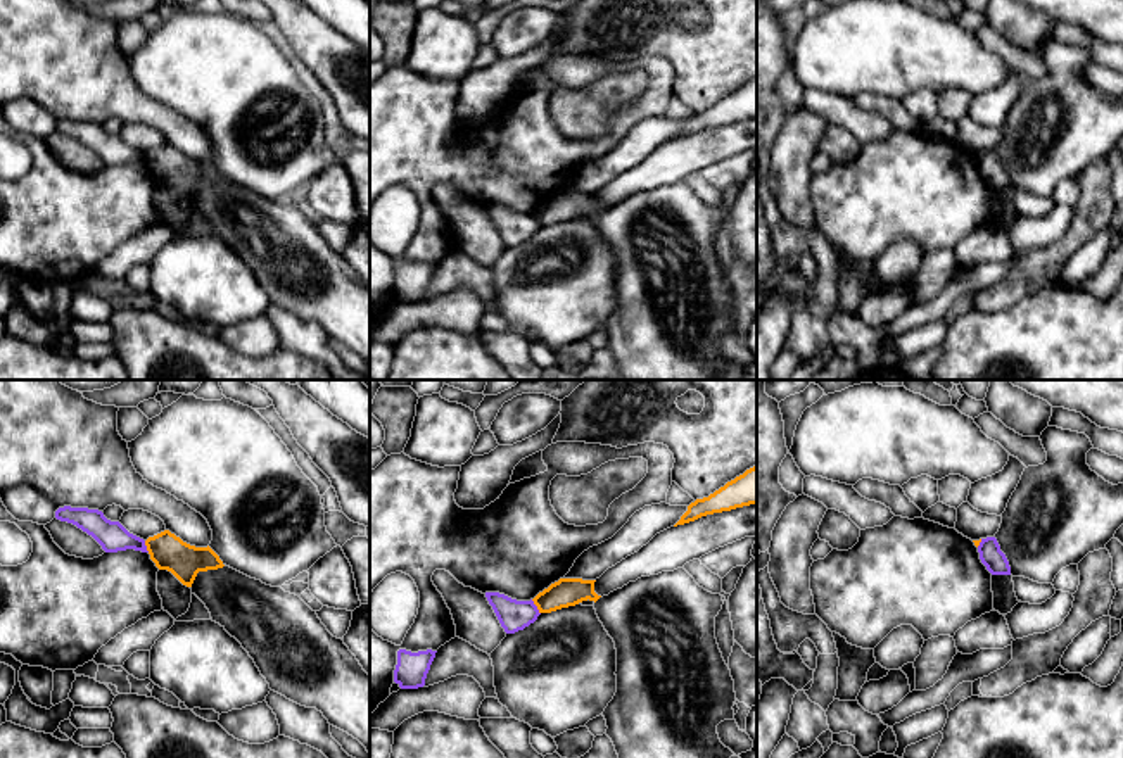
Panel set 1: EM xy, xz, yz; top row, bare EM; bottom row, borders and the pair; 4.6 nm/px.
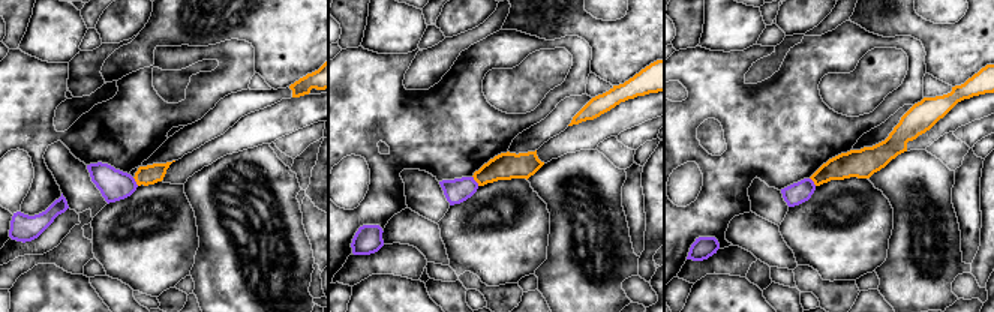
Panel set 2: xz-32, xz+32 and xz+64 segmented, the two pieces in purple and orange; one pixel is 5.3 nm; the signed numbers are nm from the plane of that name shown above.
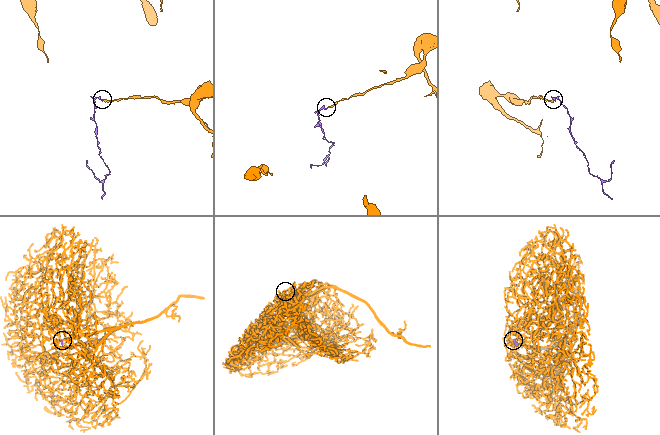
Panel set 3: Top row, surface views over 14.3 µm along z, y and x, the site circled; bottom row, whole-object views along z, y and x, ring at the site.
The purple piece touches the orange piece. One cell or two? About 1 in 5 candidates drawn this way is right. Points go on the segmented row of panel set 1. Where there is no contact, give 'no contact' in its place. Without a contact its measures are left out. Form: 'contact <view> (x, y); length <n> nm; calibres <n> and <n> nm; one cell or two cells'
contact xz (536, 606); length 80 nm; calibres 150 and 130 nm; two cells

